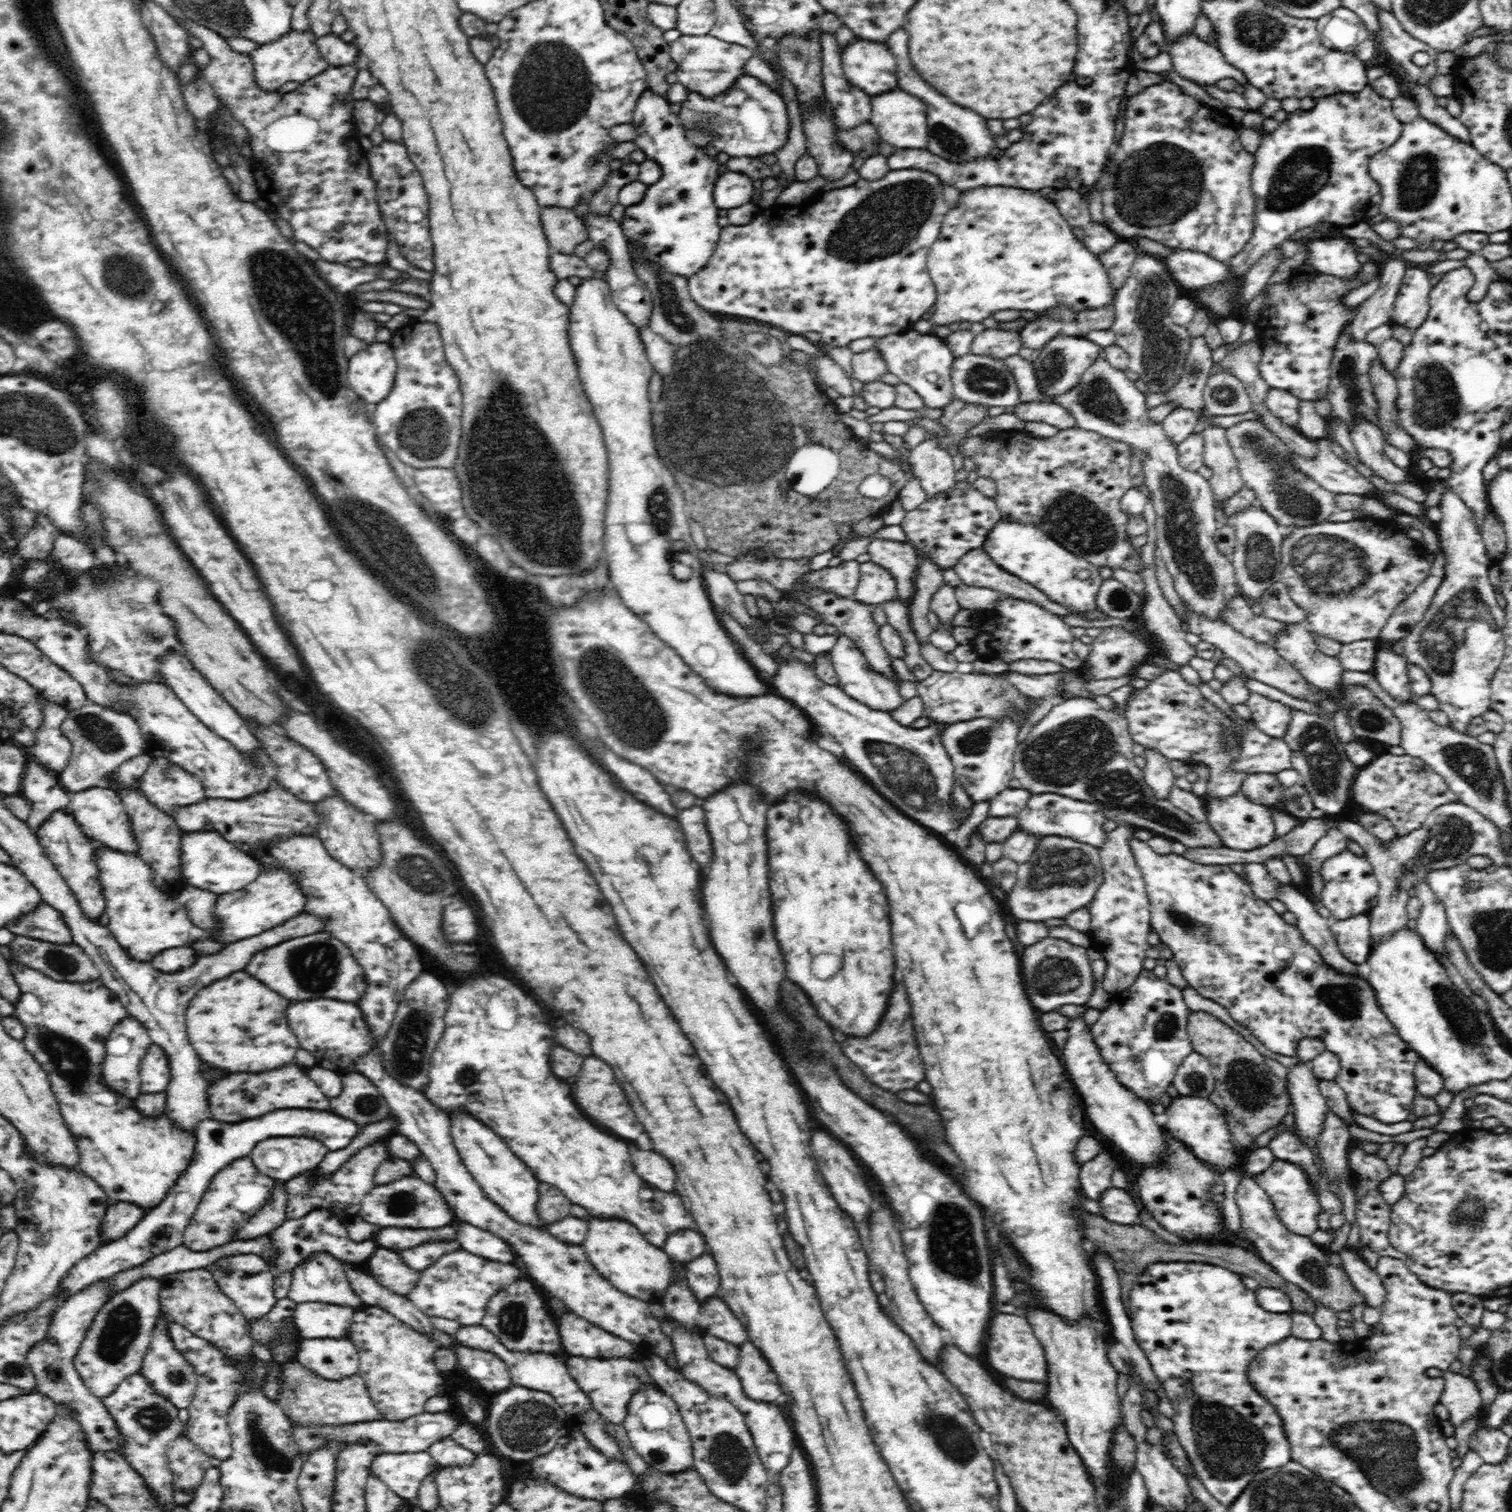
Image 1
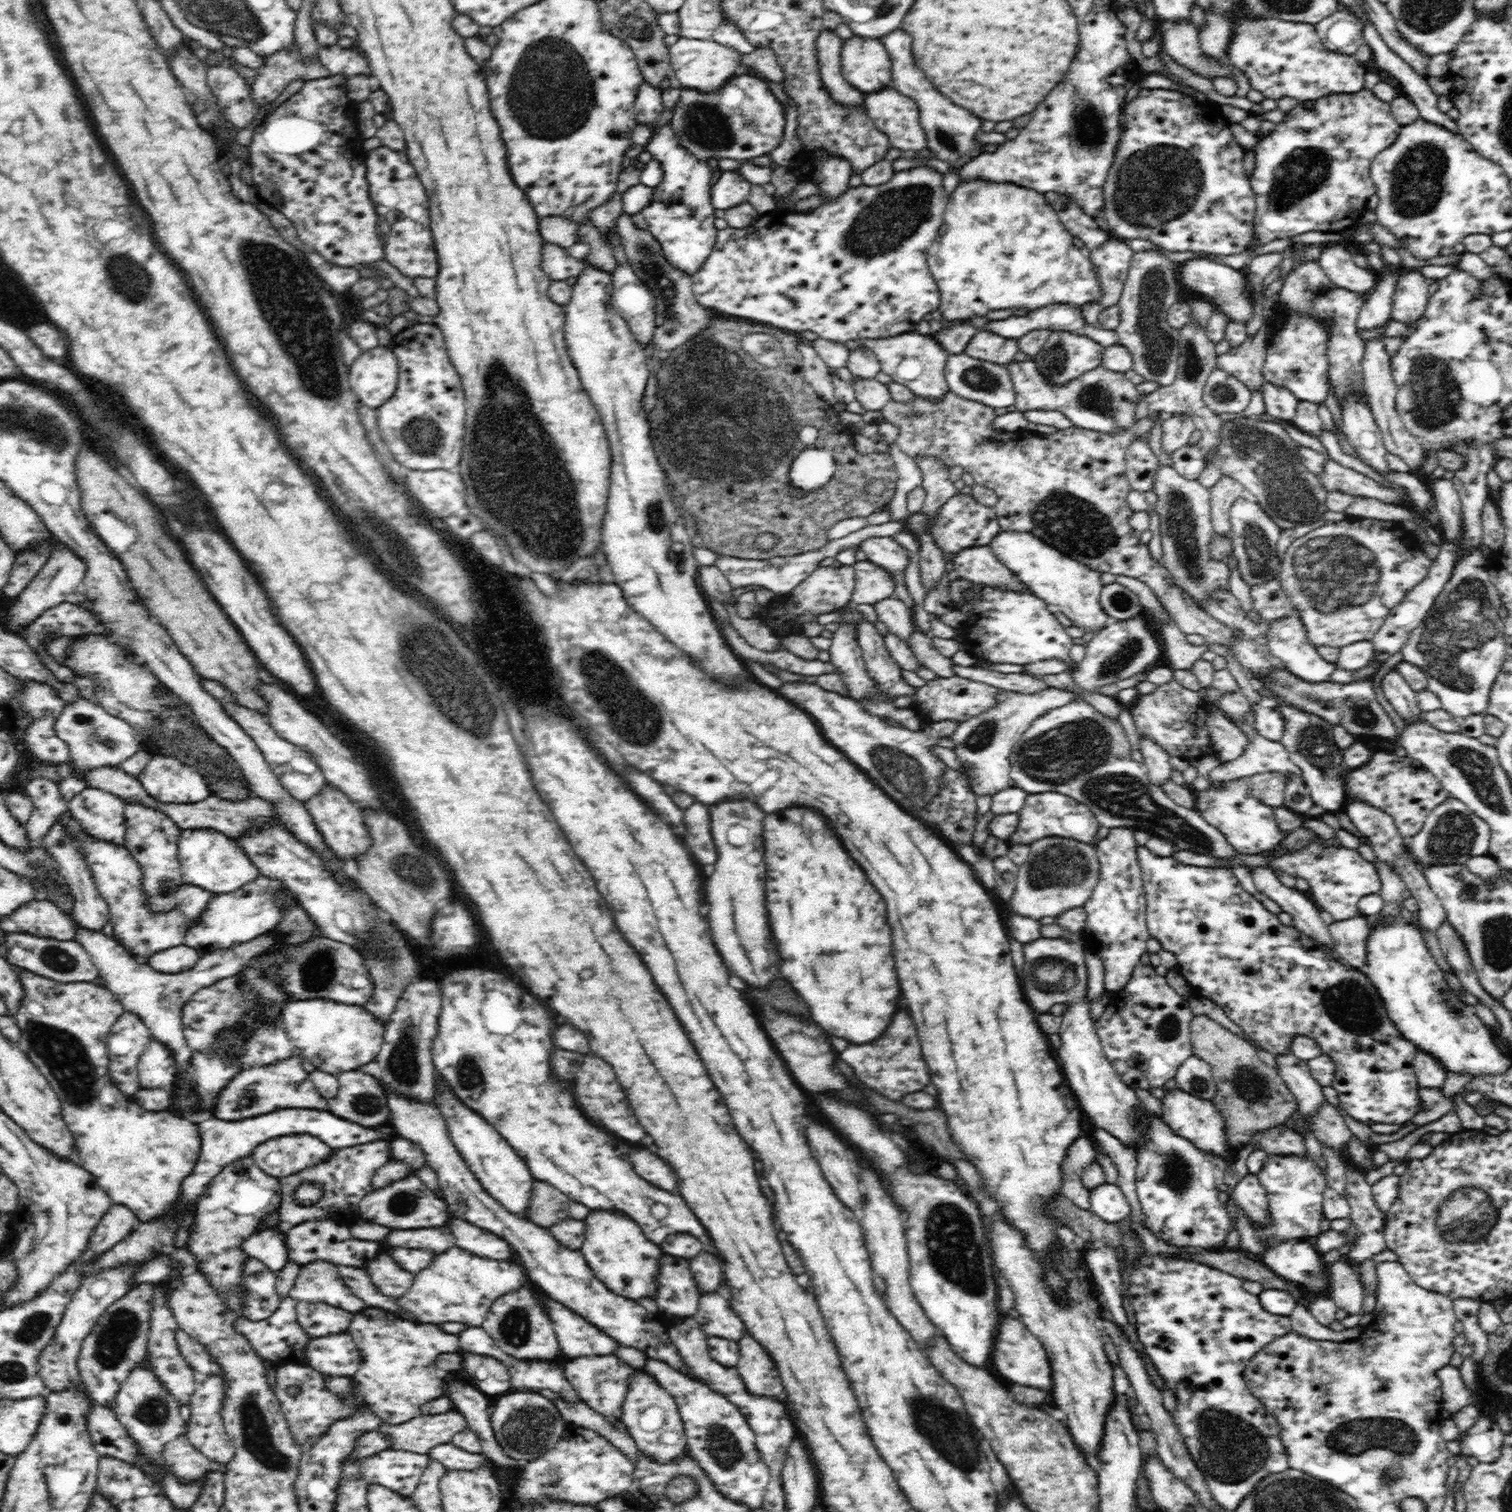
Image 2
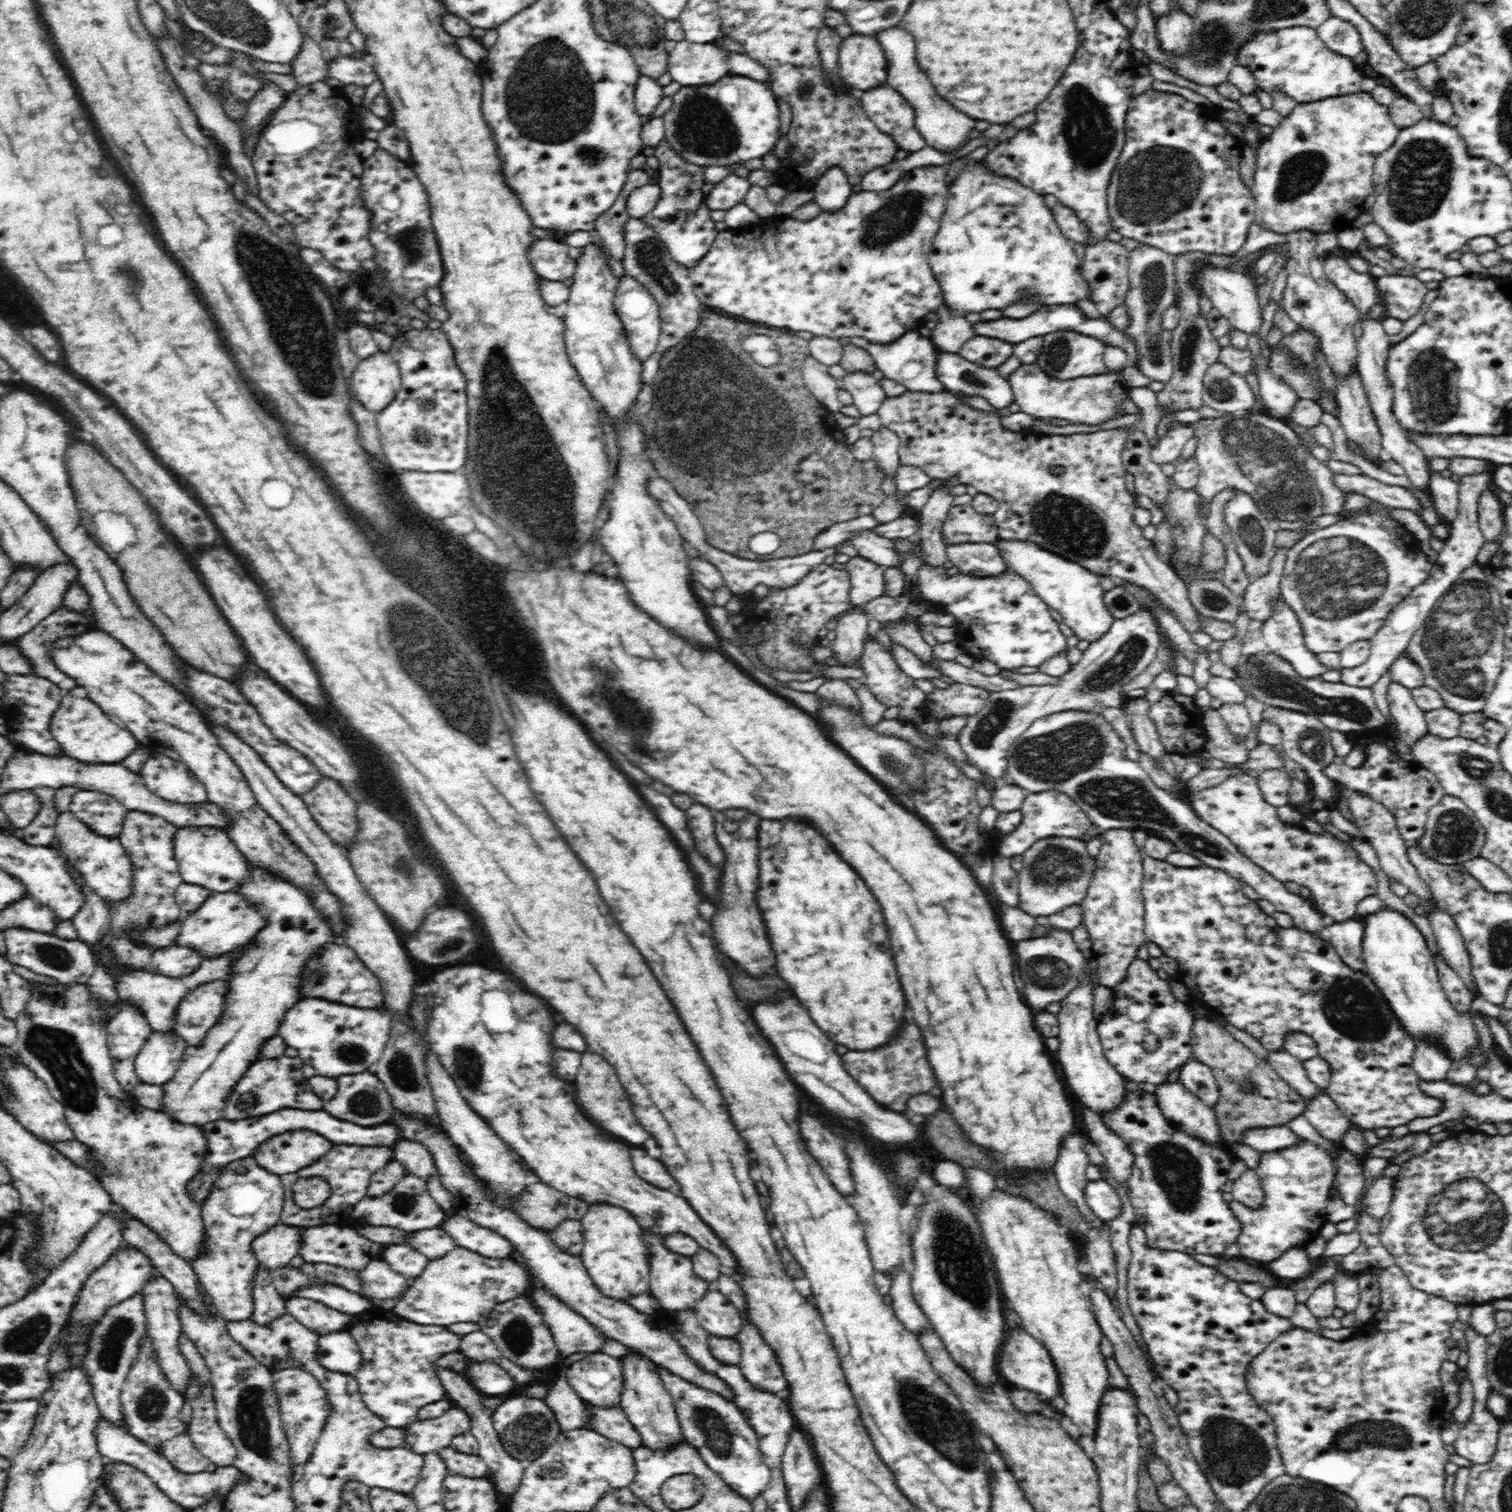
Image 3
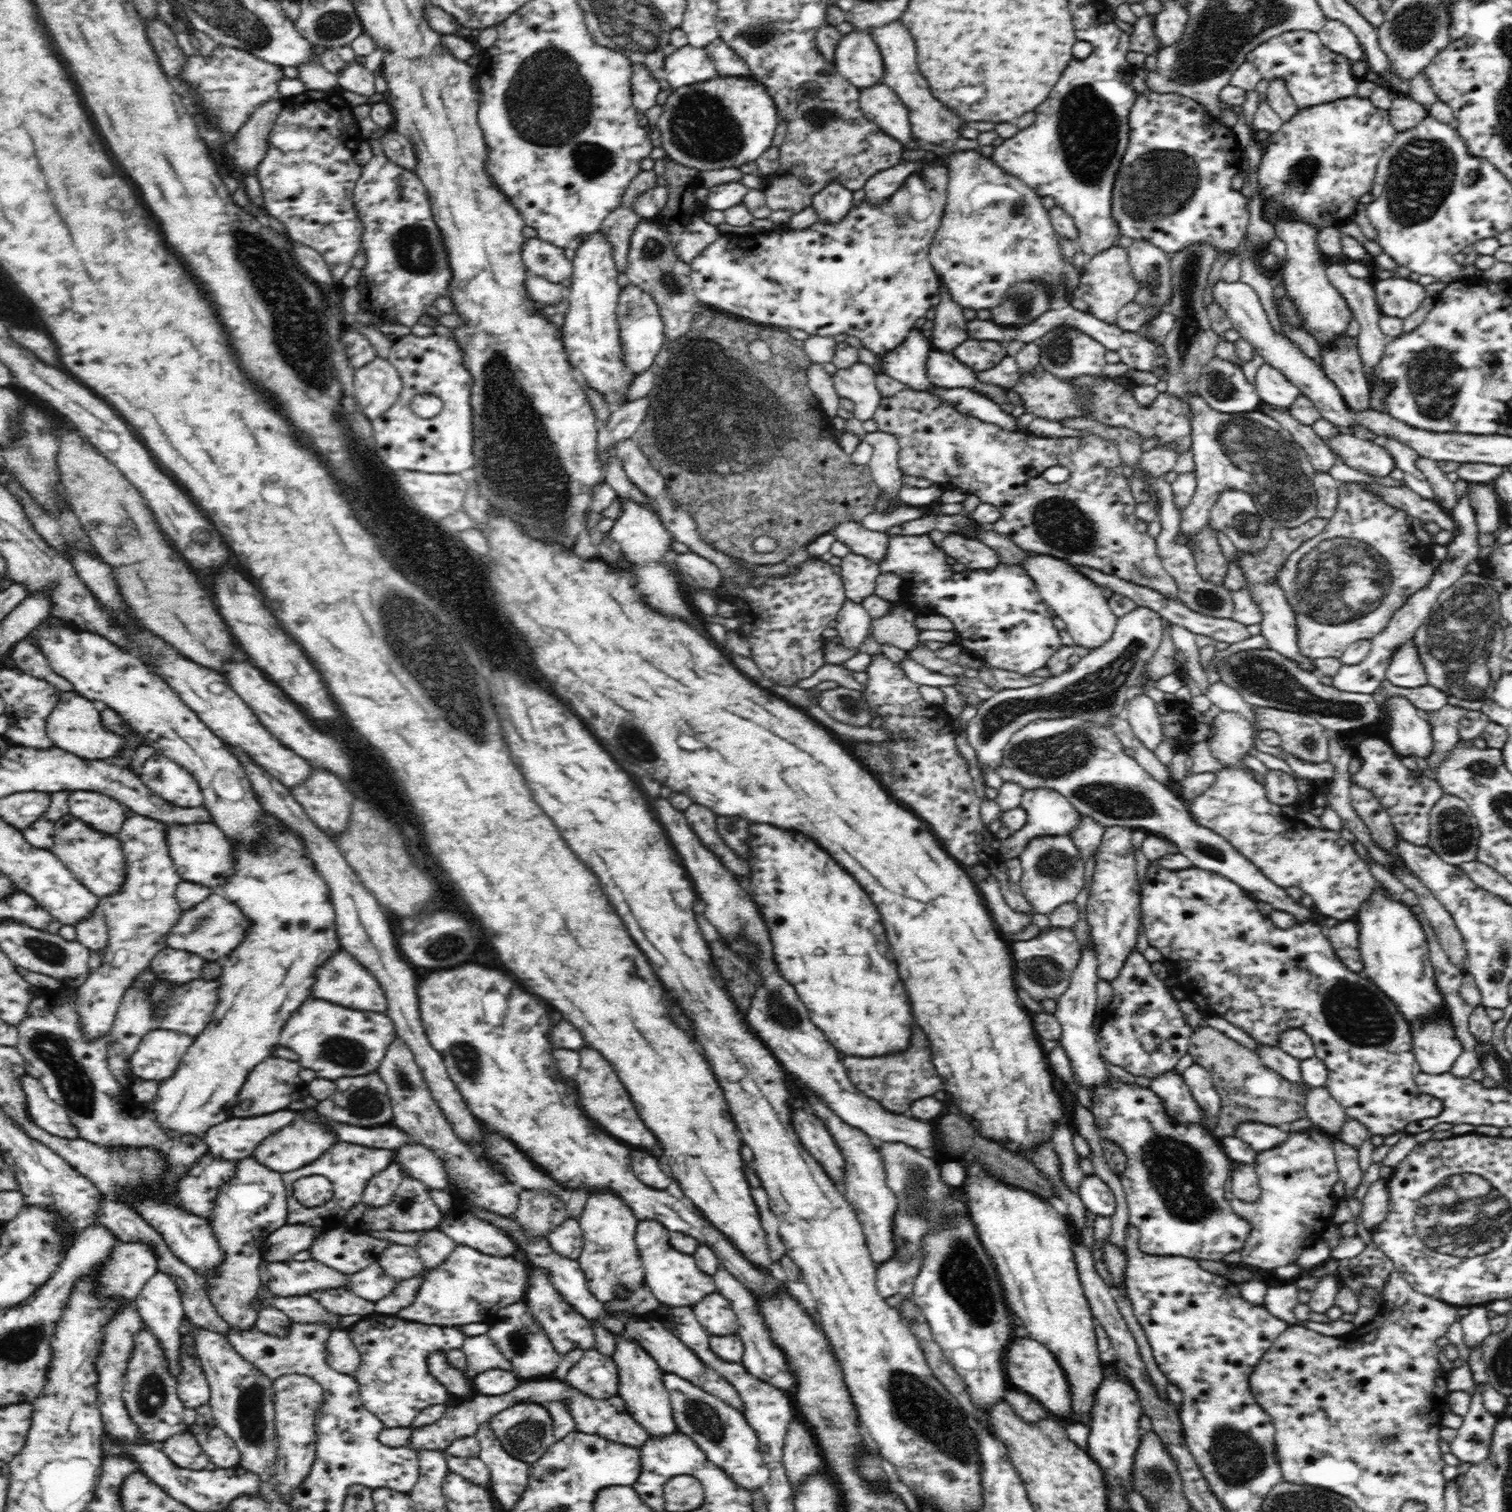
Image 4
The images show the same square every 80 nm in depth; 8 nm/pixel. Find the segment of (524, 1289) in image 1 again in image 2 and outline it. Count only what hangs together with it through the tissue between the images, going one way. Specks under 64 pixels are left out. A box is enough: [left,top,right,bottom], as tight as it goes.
[482,1288,560,1360]

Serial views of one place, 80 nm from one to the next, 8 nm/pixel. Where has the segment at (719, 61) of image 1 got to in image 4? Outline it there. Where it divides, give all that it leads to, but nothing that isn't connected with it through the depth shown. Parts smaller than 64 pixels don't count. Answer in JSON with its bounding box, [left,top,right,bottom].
[664,44,719,89]

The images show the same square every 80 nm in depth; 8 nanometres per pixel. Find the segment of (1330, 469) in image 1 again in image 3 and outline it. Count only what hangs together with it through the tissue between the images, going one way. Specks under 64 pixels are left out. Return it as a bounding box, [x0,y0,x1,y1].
[1333,474,1422,514]

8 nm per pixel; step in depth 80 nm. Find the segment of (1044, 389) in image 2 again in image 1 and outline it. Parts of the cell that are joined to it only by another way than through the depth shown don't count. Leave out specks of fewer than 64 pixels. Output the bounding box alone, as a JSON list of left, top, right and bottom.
[1003,350,1238,619]

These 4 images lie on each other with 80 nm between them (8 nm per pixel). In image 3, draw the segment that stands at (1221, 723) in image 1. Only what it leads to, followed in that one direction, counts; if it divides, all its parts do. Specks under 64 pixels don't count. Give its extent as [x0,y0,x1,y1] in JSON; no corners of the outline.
[1148,688,1206,756]

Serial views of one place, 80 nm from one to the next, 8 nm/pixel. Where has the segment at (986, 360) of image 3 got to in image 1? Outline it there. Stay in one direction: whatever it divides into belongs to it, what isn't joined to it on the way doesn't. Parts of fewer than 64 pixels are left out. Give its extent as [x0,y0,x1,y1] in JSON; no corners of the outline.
[971,329,1023,359]

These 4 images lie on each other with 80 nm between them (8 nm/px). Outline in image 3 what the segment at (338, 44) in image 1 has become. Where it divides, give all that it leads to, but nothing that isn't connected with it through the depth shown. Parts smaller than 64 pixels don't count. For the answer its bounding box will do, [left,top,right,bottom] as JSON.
[327,55,379,88]

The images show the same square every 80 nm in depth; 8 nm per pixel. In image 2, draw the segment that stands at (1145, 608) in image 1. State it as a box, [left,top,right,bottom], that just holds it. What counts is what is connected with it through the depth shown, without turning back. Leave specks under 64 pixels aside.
[1151,614,1211,670]

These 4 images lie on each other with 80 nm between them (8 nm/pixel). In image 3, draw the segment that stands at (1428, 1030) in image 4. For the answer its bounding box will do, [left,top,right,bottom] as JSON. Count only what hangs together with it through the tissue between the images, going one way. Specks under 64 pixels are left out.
[1413,1041,1453,1082]

